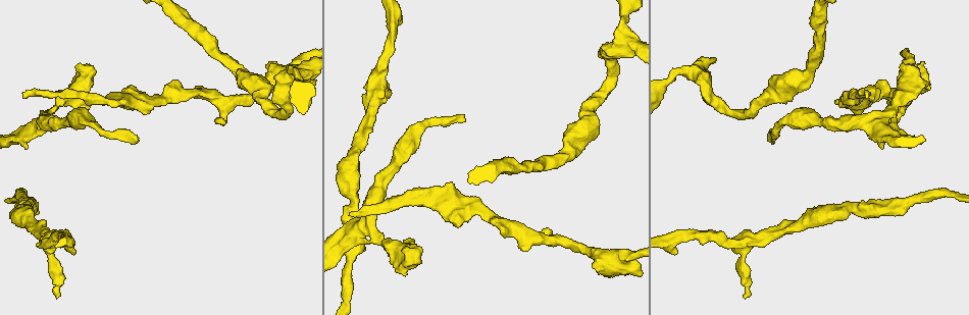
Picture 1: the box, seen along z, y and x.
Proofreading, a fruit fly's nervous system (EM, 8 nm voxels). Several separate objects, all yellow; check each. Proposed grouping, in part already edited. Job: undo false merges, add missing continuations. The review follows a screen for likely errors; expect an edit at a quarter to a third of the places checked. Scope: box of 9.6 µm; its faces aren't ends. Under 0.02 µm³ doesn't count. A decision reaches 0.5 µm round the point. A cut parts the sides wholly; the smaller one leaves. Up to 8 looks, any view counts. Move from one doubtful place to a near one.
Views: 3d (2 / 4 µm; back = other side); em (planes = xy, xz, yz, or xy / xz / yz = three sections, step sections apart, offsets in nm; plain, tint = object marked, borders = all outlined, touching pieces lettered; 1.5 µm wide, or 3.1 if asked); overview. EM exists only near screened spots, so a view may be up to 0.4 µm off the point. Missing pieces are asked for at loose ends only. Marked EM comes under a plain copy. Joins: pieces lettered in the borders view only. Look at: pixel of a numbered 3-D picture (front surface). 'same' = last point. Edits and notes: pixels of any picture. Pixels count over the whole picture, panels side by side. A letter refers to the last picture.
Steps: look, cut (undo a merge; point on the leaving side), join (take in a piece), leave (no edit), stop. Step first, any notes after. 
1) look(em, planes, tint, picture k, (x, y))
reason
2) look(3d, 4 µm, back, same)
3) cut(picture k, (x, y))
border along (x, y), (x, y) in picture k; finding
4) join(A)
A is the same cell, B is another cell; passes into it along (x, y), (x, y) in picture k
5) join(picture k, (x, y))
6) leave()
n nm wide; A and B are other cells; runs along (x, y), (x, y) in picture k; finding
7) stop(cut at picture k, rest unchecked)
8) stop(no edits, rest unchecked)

look(em, planes, tint, picture 1, (409, 240))

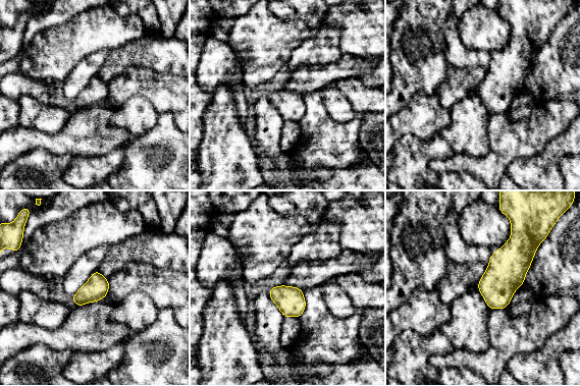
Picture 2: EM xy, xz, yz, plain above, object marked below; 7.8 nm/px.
look(em, planes, borders, same)
see the neighbours

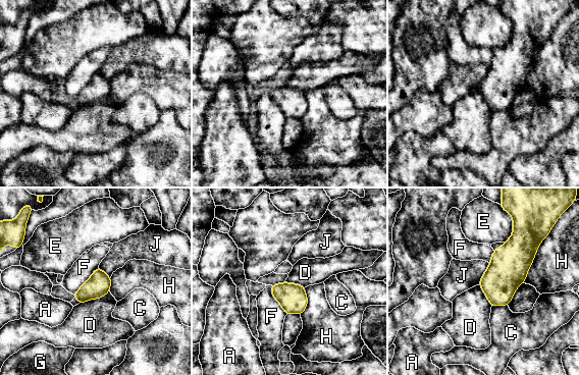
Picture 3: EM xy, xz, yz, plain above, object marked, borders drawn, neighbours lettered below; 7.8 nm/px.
leave()
A, C, D, E, F, G, H and J are other cells; none of them fits

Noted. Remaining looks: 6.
look(em, planes, borders, picture 1, (836, 101))
an open end

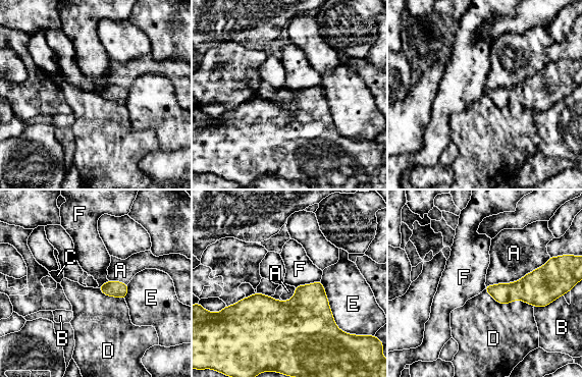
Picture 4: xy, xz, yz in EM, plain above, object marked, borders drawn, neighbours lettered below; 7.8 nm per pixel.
leave()
A, B, C, D, E and F are other cells; border along (320, 280), (299, 284), (295, 287) in picture 4; no lettered piece goes on from it

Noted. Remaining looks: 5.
look(3d, 2 µm, picture 1, (546, 227))
free end

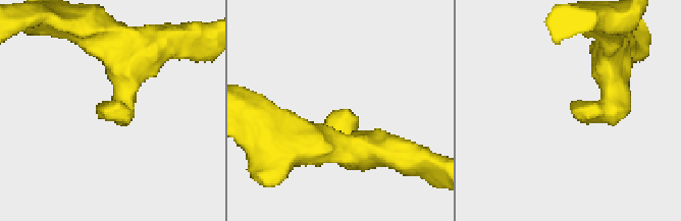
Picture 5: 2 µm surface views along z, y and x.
look(em, xy, step 8, borders, picture 5, (341, 110))

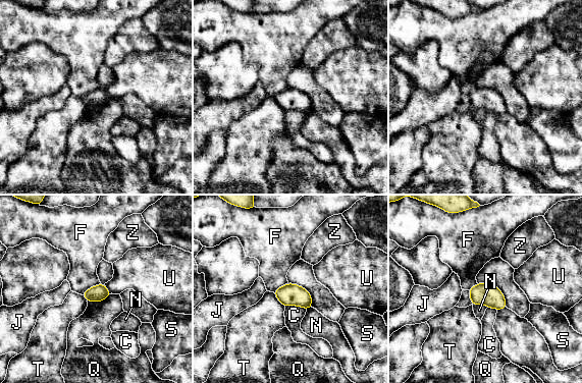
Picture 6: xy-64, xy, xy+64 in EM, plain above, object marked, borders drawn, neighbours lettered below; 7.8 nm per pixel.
look(em, xz, step 8, borders, same)
cut it another way

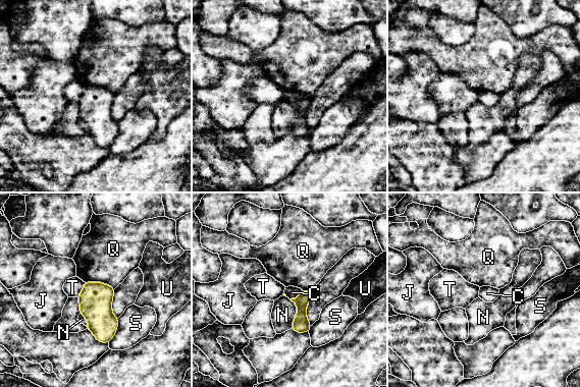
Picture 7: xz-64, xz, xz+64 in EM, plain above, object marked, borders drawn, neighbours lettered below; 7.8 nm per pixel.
leave()
C, J, N, Q, S, T and U are other cells; border along (85, 281), (100, 281), (114, 288) in picture 7; no lettered piece goes on from it

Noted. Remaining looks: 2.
stop(no edits, rest unchecked)

